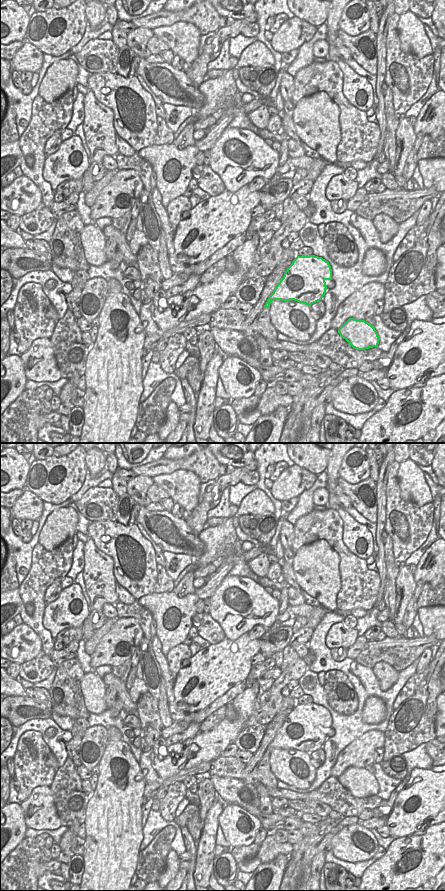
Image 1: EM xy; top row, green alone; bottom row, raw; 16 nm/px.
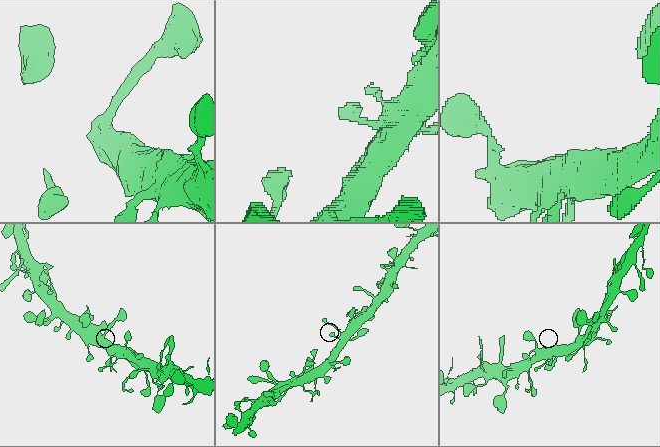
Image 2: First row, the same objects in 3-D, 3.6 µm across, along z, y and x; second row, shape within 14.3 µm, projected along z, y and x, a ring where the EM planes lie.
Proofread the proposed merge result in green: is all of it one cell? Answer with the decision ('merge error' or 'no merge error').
no merge error

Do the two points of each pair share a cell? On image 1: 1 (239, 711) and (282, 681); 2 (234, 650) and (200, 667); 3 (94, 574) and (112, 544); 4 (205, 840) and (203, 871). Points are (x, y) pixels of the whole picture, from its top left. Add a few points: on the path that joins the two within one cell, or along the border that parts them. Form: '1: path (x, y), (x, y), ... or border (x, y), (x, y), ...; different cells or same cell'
1: border (257, 695), (254, 712), (246, 720); different cells
2: path (226, 658), (220, 660), (213, 667), (208, 667); same cell
3: border (90, 537), (94, 545), (112, 559), (114, 576); different cells
4: path (205, 848), (204, 863); same cell

